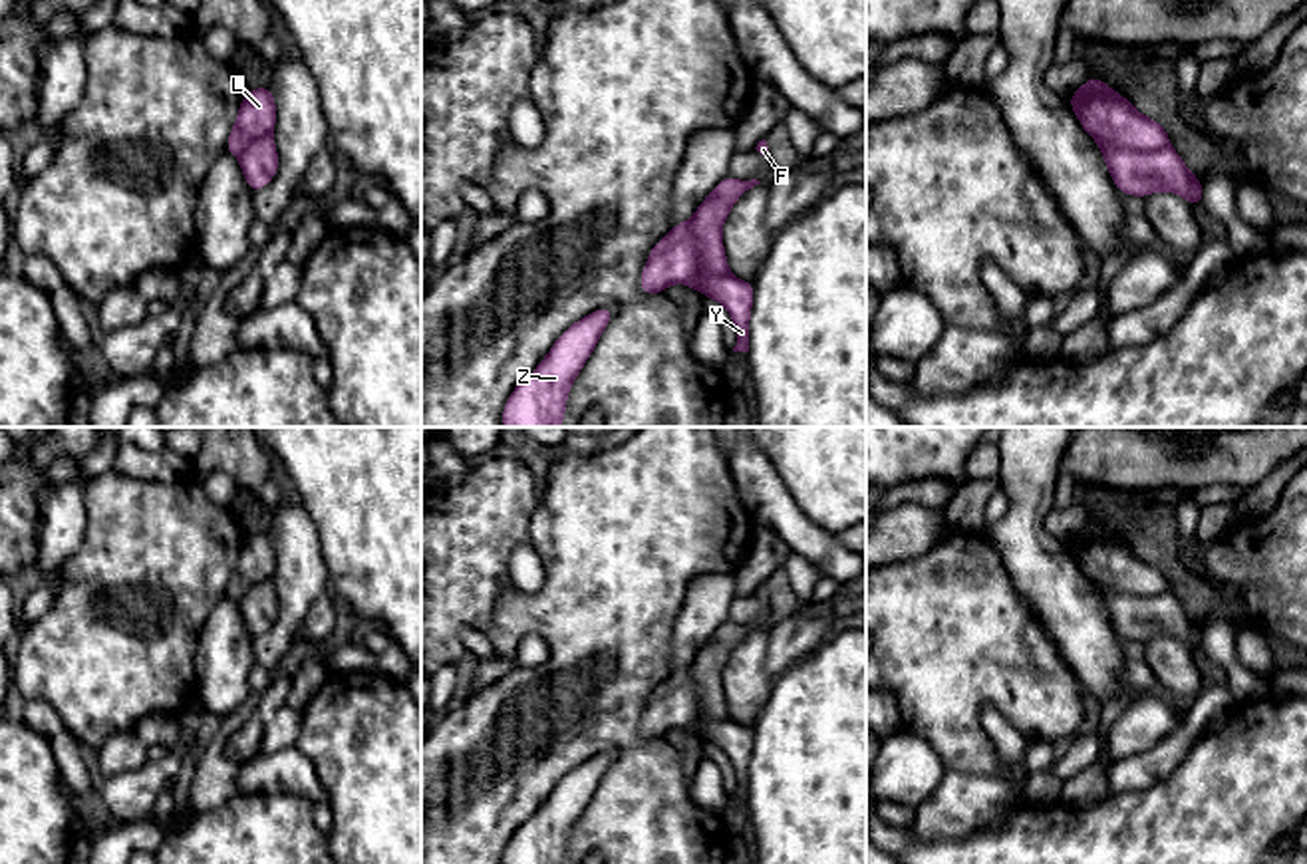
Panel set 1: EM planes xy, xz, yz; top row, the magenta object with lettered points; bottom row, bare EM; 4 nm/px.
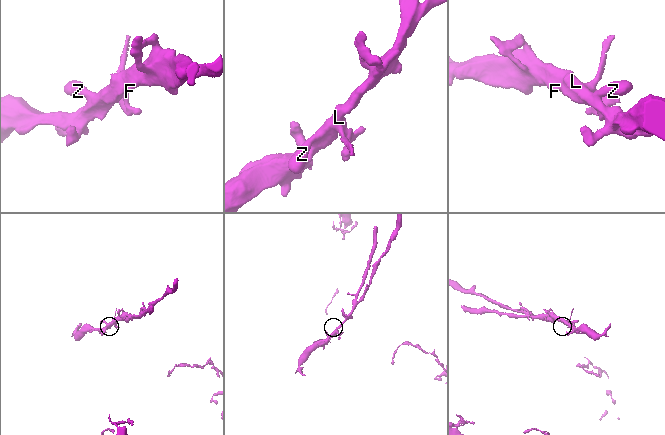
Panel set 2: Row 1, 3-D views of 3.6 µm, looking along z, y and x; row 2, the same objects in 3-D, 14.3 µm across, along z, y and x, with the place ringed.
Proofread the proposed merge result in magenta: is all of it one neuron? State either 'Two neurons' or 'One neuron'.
Two neurons

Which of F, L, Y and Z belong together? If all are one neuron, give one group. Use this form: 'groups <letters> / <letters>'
groups F / L Y Z

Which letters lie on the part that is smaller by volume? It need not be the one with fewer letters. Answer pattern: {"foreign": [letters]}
{"foreign": ["L", "Y", "Z"]}

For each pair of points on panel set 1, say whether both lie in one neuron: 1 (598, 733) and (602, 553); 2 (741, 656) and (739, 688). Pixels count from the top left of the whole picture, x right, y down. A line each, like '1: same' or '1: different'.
1: same
2: same

